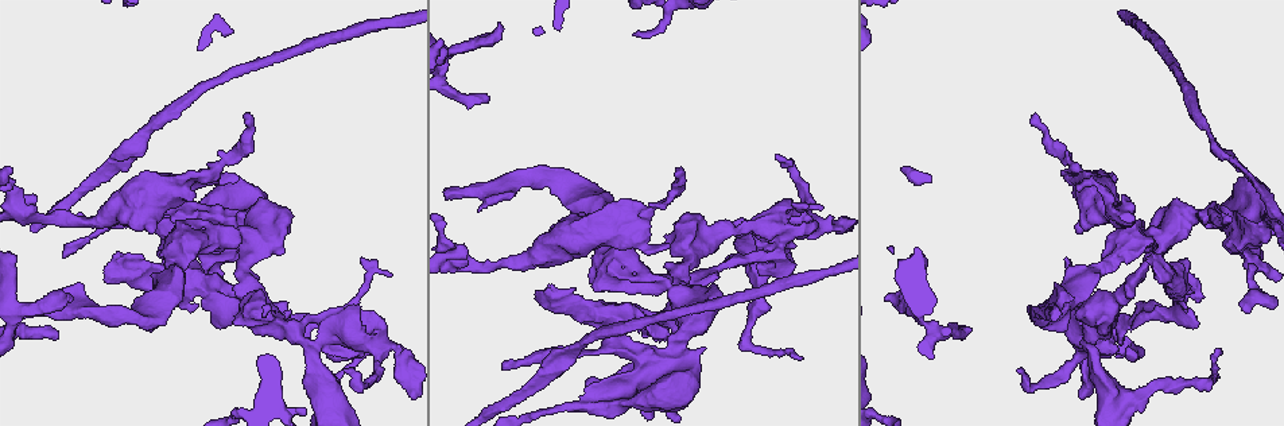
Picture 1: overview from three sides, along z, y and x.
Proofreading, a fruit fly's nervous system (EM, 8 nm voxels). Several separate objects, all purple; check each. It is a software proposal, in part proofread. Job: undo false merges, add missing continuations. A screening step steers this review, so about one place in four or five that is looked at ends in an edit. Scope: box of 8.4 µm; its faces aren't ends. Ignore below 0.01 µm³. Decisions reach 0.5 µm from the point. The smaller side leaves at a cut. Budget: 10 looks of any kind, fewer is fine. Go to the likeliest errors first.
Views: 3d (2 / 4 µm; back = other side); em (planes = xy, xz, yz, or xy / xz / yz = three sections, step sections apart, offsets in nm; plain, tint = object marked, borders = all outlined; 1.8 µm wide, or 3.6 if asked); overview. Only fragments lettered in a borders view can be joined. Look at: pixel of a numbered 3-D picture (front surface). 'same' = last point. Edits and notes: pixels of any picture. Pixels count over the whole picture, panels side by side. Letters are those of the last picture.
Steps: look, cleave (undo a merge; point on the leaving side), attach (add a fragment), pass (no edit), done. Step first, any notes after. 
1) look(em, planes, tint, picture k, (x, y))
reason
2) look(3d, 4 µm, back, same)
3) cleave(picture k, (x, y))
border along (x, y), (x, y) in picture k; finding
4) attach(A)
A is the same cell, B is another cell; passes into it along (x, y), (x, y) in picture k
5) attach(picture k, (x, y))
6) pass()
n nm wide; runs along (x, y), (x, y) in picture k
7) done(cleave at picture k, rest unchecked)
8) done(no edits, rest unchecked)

look(em, planes, borders, picture 1, (680, 168))
tapers out

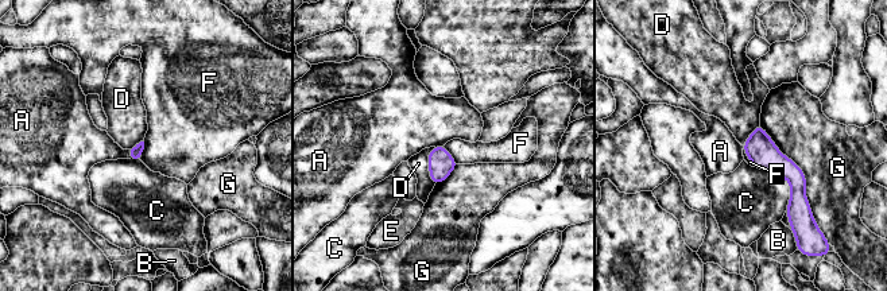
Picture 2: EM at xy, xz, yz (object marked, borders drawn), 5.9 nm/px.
pass()
A, B, C, D, E, F and G are other cells; none of them fits

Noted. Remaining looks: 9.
look(em, planes, tint, picture 1, (626, 262))
arms part here

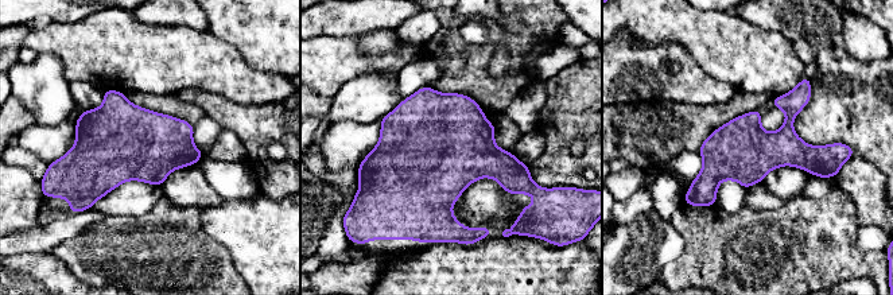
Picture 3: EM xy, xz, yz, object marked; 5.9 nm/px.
look(em, planes, borders, same)

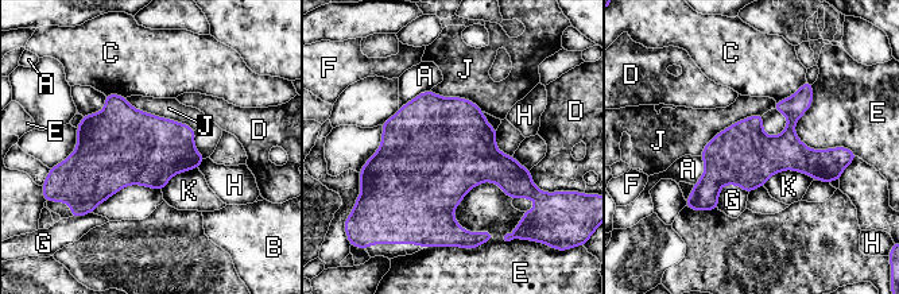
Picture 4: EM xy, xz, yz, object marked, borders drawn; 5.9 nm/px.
pass()
J touches over 460 nm; A, B, C, D, E, F, G, H, J and K are other cells; border along (816, 180), (781, 170), (764, 186) in picture 4; one neuron here

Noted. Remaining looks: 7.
look(3d, 4 µm, picture 1, (145, 138))
thin neck

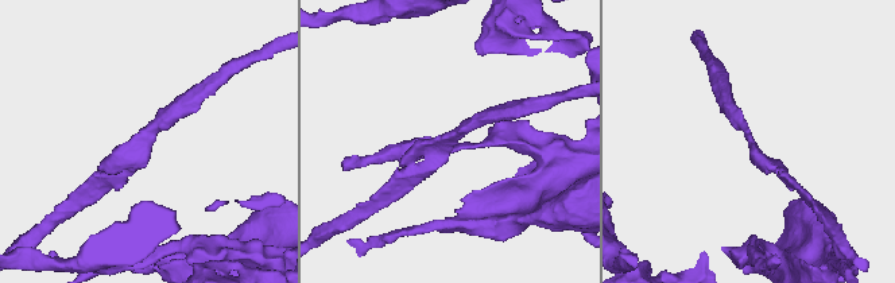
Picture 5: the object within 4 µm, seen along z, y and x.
look(em, yz, step 8, borders, picture 5, (450, 138))
shape alone is not enough

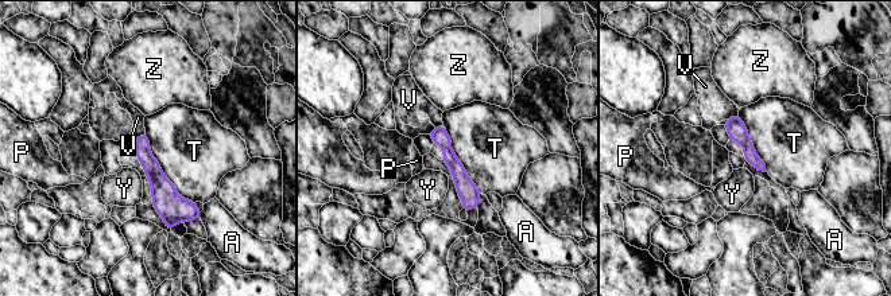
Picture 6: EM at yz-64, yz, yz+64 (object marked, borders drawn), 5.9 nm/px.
pass()
A, P, T, V, Y and Z are other cells; border along (144, 133), (177, 194), (194, 202) in picture 6; all the same neuron

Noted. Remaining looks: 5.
look(3d, 2 µm, picture 1, (786, 215))
thick turns thin

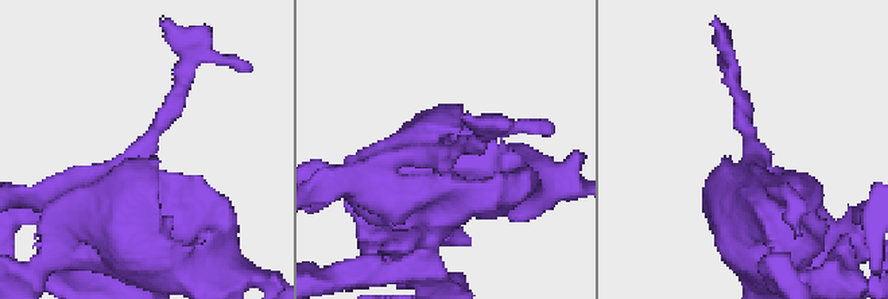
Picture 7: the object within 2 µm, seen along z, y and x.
look(em, planes, plain, picture 7, (746, 134))

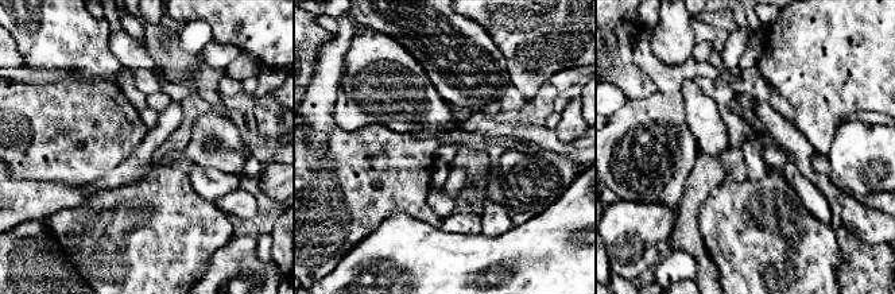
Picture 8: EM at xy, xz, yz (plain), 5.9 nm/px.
look(em, planes, borders, same)

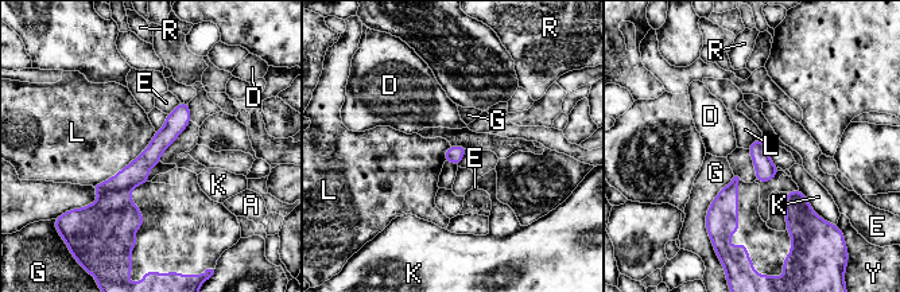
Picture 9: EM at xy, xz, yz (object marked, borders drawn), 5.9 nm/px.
pass()
A, D, E, G, K, L, R and Y are other cells; runs along (183, 105), (123, 185), (131, 229) in picture 9; one neuron here

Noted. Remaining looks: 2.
done(no edits, rest unchecked)

